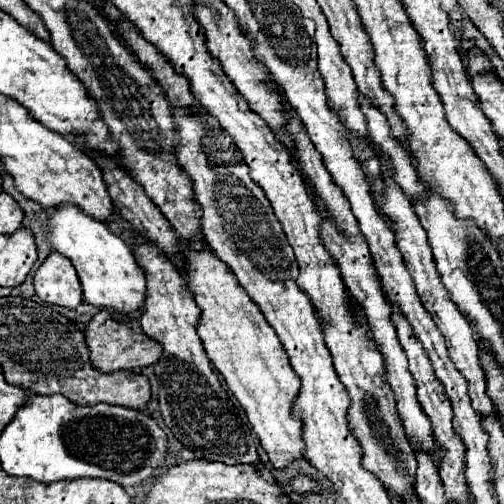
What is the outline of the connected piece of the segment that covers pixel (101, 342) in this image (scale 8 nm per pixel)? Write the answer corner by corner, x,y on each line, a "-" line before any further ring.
100,310
86,328
86,344
90,348
92,364
102,372
116,372
116,370
138,370
154,364
160,358
160,342
152,340
146,334
134,332
128,322
120,322
110,318
108,310

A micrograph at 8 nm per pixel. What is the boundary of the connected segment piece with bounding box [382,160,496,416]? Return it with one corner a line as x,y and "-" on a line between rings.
382,160
382,178
386,182
386,192
384,192
384,200
382,200
382,212
394,222
396,244
398,244
402,256
404,256
404,264
410,270
410,276
412,276
412,280
416,284
416,288
418,288
420,302
430,312
430,316
436,322
438,330
446,338
450,360
462,372
462,376
468,380
468,396
472,400
474,410
480,416
496,416
496,408
492,406
492,400
486,394
486,376
484,376
484,370
482,370
480,360
478,360
480,358
480,348
478,348
478,342
474,338
474,330
468,324
468,320
464,316
460,316
458,308
452,304
452,300
448,296
448,290
444,288
444,284
442,284
442,280
440,280
440,276
436,272
432,250
430,250
428,240
426,240
426,232
424,232
422,224
418,222
418,216
416,216
410,200
400,192
400,186
394,184
394,180
390,176
390,166
388,166
386,160

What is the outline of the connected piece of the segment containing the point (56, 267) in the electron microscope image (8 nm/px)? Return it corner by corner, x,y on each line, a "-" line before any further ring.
50,252
34,274
34,290
48,304
76,308
82,302
82,288
70,260

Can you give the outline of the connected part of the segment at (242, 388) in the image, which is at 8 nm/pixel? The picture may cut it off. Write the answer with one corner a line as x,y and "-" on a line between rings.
180,240
180,252
182,278
202,310
196,330
208,358
242,404
270,462
276,468
284,468
292,460
304,456
302,422
290,414
290,406
300,390
300,378
292,372
288,356
284,356
284,348
258,310
258,304
250,300
242,286
238,286
232,270
210,250
210,246
202,244
202,250
194,250
192,244

